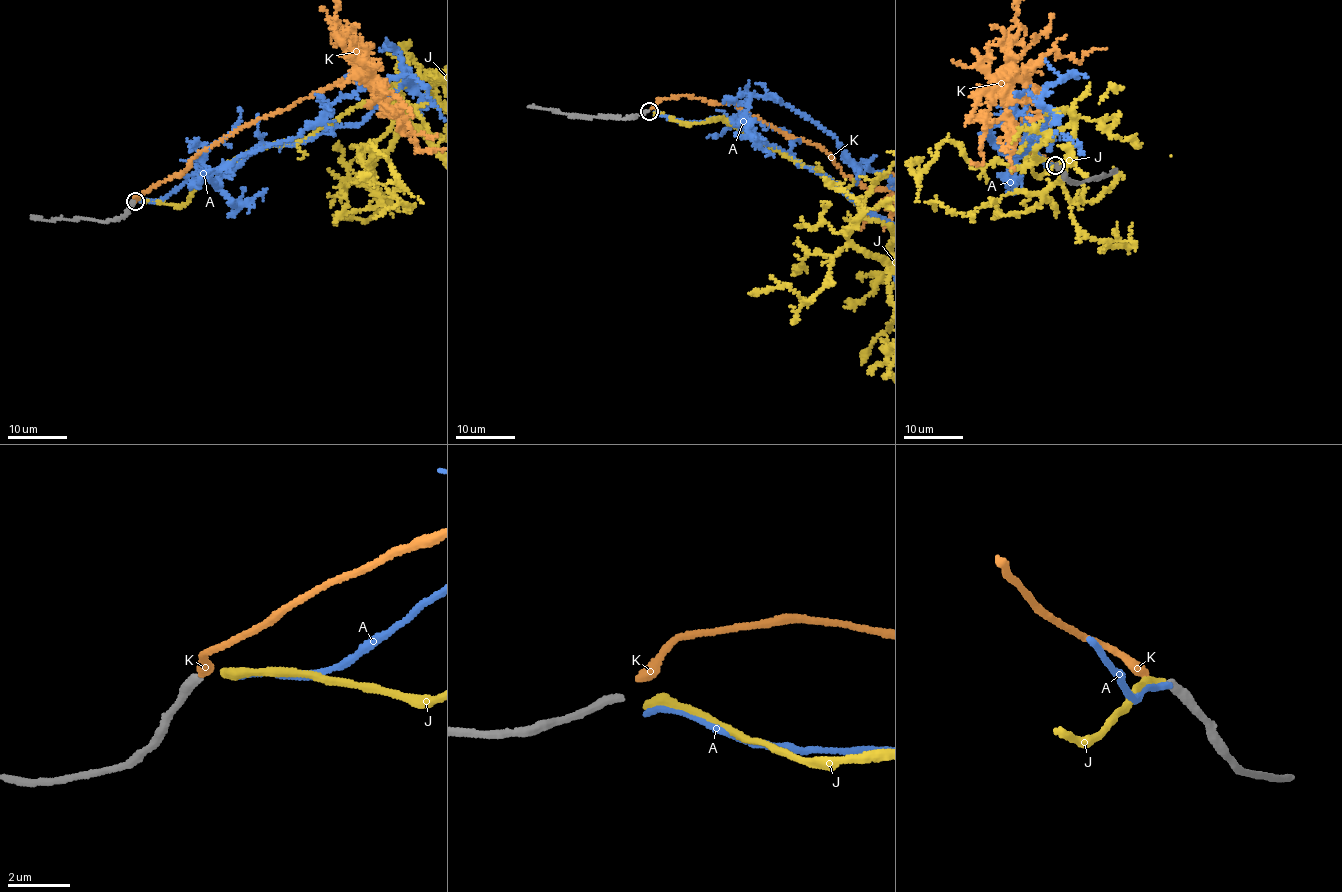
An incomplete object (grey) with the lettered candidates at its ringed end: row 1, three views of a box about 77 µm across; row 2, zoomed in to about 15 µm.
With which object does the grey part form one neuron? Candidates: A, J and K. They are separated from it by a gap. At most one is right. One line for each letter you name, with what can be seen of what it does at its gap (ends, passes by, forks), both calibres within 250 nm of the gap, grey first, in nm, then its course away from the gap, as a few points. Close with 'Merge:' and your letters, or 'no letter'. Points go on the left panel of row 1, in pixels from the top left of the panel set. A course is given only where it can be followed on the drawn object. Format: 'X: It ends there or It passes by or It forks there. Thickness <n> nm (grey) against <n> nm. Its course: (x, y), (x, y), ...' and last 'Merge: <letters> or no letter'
J: It ends there. Thickness 280 nm (grey) against 320 nm
Merge: J

